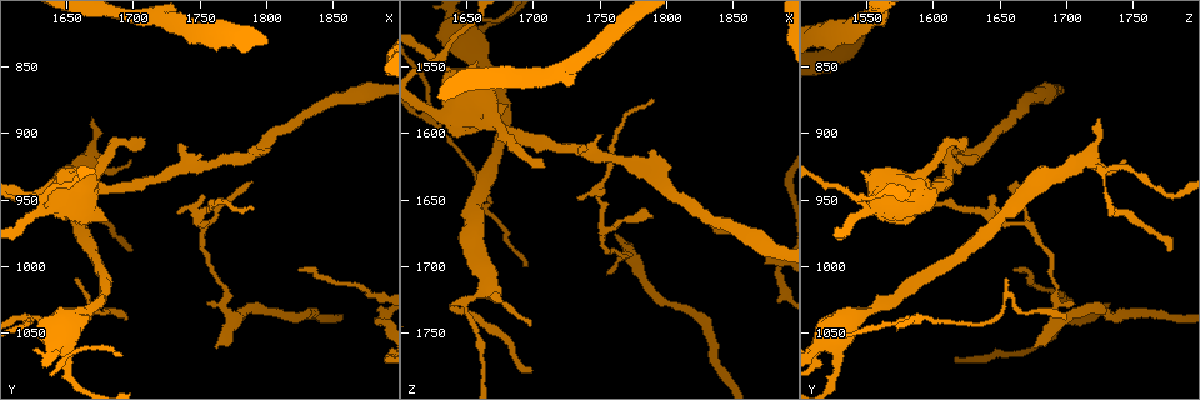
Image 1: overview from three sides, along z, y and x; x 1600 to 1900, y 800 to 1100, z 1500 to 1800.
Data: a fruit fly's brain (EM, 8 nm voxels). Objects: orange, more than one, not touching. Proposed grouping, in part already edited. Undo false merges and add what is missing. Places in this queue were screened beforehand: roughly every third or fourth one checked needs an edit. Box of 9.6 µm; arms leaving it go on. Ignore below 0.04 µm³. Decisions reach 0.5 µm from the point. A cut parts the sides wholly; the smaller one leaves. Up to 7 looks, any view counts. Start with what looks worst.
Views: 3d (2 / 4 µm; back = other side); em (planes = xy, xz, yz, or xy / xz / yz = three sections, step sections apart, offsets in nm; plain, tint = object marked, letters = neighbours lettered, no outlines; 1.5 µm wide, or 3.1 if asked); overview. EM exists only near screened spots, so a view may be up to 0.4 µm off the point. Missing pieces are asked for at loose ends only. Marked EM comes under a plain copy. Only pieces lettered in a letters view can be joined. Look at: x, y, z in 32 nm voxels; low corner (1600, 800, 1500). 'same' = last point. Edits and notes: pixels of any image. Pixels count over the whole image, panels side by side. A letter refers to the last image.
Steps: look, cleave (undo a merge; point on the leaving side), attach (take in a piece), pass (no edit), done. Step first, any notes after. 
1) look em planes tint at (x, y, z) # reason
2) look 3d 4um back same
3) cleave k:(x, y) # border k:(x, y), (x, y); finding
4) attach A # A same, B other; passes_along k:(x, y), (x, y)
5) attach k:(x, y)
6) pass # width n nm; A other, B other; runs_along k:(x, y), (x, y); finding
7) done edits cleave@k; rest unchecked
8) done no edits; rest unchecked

look em yz step 4 tint at (1634, 960, 1552) # abrupt turn

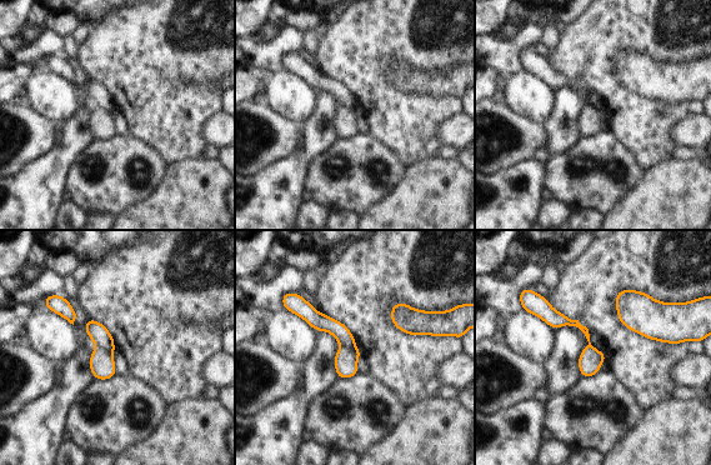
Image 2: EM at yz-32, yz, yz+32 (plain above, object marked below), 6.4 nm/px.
look em yz step 4 letters same

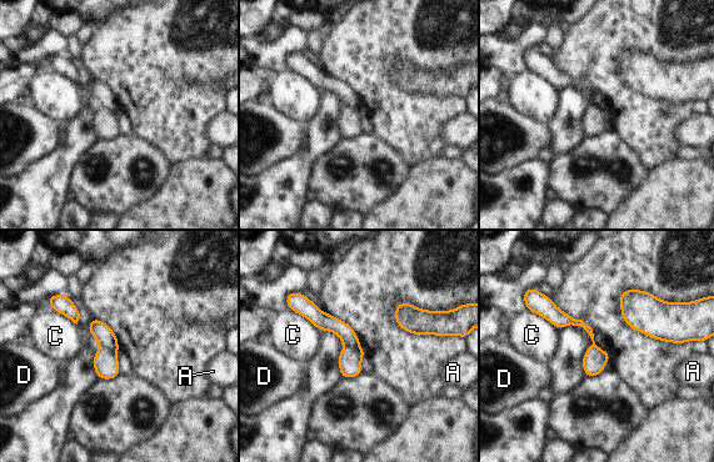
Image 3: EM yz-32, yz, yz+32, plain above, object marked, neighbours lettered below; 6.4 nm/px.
cleave 3:(101, 332) # width 160 nm; longest_contact C 220 nm; A other, C other, D other; a second neuron is stuck on

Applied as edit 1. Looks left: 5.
look overview

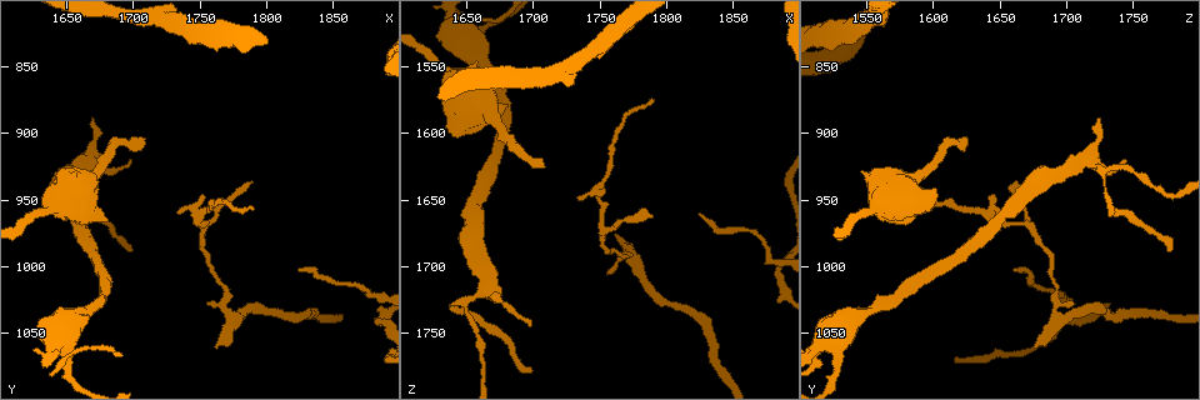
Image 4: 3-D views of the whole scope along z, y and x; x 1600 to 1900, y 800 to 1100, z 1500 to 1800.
look em xy step 4 tint at (1770, 1030, 1692) # thick turns thin

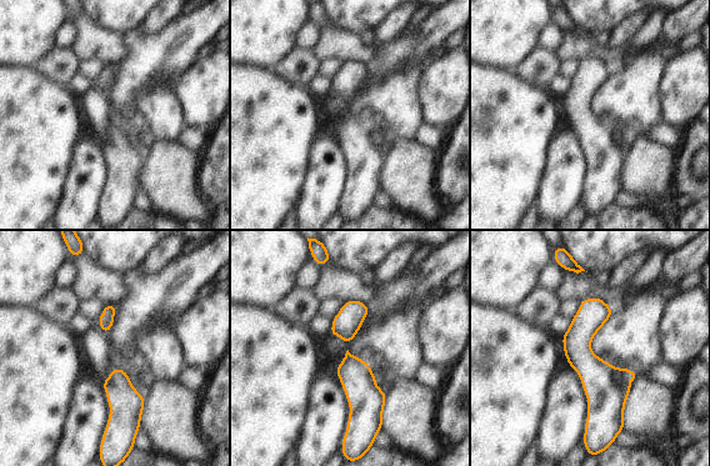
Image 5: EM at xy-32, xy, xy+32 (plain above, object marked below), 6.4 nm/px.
look em planes letters same # another direction

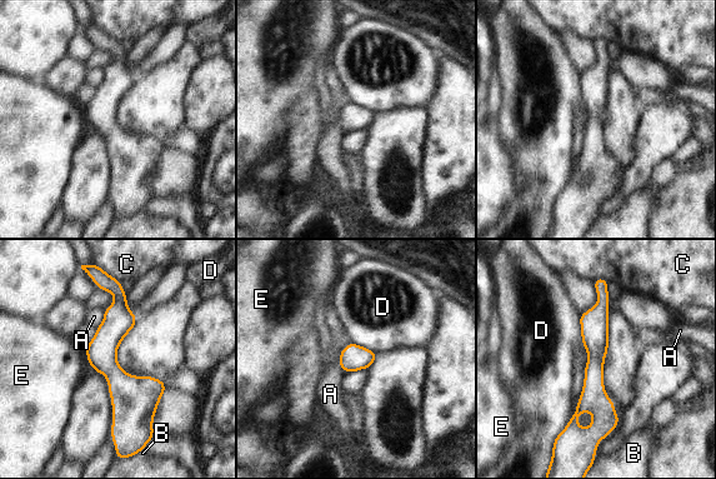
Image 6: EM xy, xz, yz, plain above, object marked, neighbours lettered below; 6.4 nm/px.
pass # A other, B other, C other, D other, E other; runs_along 6:(110, 284), (123, 434); continuous, no second neuron

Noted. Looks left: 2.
done edits cleave@3; rest unchecked

